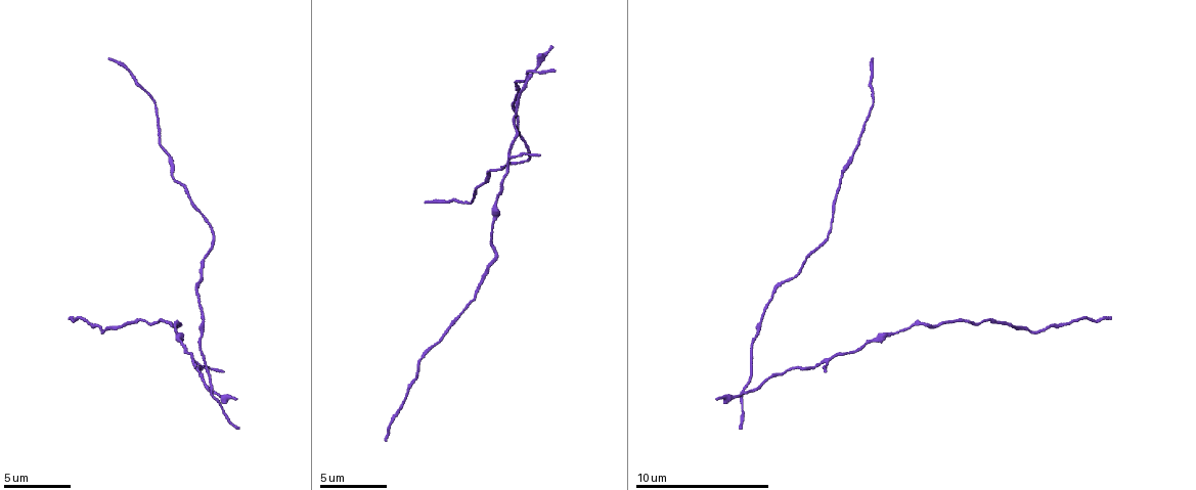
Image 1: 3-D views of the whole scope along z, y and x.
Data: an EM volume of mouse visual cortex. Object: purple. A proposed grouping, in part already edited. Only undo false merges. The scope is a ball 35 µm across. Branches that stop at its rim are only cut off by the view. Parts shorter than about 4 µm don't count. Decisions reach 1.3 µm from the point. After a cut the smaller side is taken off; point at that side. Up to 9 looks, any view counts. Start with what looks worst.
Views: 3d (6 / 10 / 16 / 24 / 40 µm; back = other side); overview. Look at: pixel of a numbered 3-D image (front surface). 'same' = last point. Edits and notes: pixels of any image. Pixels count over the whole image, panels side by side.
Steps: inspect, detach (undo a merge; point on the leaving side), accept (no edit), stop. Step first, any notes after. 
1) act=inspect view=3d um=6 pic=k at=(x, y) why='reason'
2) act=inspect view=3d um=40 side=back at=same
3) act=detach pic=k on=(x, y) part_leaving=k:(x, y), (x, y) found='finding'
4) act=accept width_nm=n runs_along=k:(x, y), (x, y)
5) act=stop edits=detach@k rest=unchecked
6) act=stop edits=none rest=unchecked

act=inspect view=3d um=10 pic=1 at=(419, 364) why='narrows sharply'

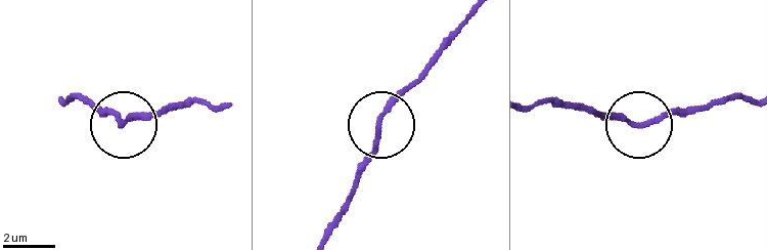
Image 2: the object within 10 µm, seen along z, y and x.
act=accept runs_along=2:(222, 106), (178, 101), (121, 128), (103, 111) found='continuous, no second cell'

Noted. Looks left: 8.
act=inspect view=3d um=10 pic=1 at=(165, 150)

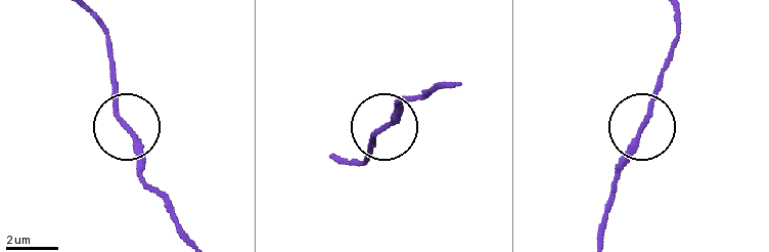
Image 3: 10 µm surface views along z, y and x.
act=inspect view=3d um=6 pic=3 at=(388, 127)

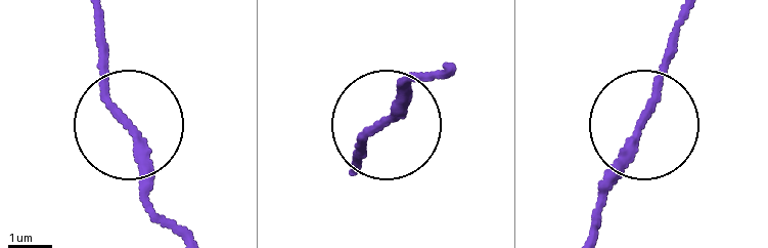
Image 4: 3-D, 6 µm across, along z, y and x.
act=accept width_nm=200 runs_along=4:(592, 235), (615, 158), (659, 91), (670, 40) found='all the same cell'

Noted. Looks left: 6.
act=inspect view=3d um=16 pic=1 at=(176, 322) why='sudden change in width'

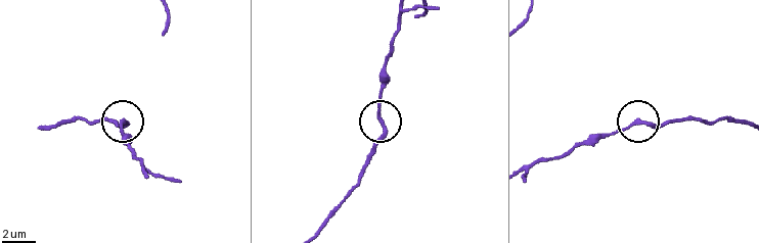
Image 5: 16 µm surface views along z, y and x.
act=accept width_nm=220 runs_along=5:(527, 171), (638, 123), (682, 123) found='continuous, no second cell'

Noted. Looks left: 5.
act=inspect view=3d um=10 pic=1 at=(987, 318) why='calibre changes'

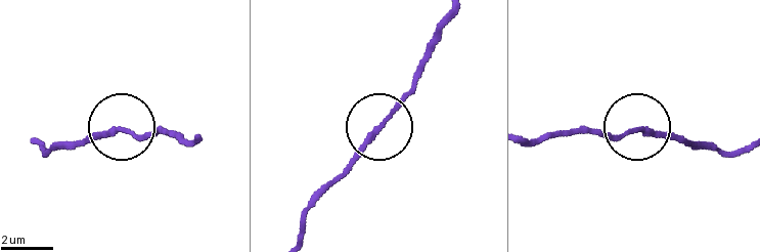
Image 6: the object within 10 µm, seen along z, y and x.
act=accept runs_along=6:(453, 15), (409, 94), (318, 192) found='continuous, no second cell'

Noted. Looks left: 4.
act=stop edits=none rest=unchecked

